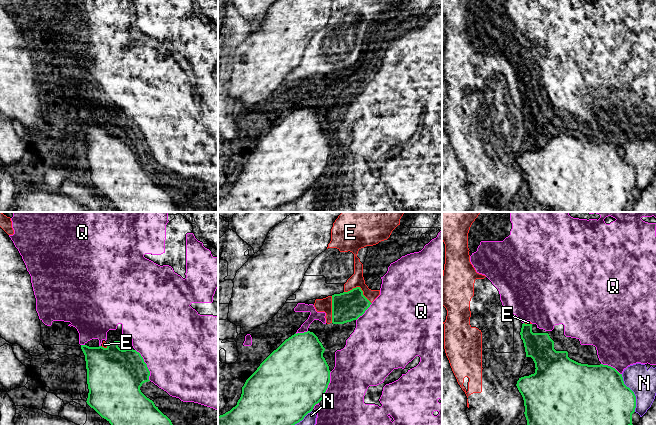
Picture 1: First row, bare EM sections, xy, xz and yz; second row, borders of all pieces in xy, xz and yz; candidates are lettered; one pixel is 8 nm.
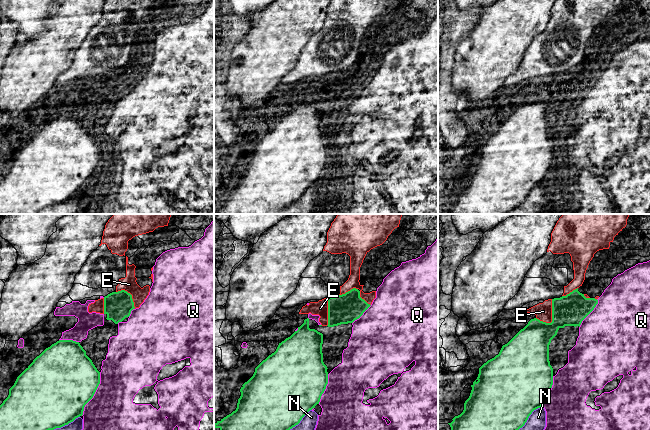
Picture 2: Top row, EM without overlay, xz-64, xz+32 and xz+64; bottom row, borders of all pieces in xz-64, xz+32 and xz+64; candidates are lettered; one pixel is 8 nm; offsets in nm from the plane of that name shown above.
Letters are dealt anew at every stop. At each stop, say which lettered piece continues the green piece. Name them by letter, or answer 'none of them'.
none of them

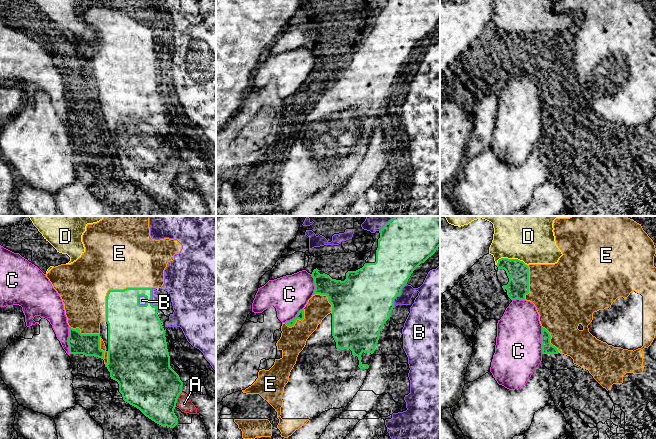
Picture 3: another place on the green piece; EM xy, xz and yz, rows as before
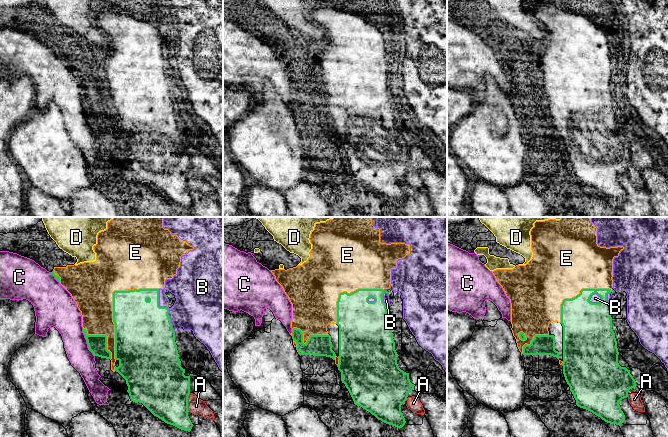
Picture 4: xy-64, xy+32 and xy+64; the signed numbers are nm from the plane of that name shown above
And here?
E

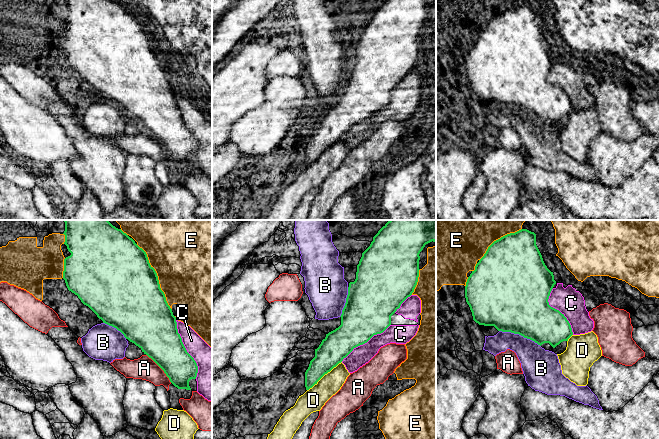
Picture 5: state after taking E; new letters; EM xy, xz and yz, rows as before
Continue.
none of them

